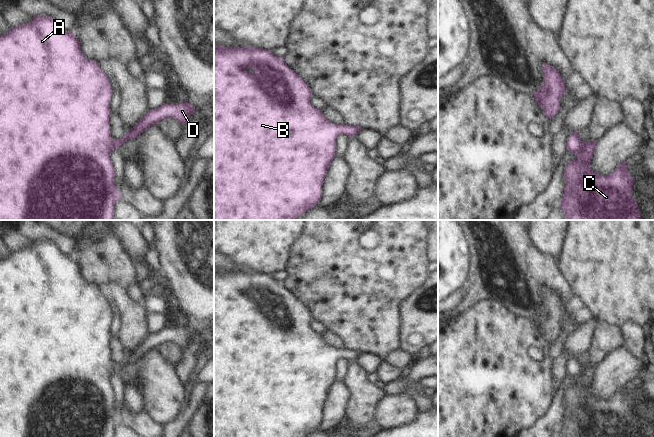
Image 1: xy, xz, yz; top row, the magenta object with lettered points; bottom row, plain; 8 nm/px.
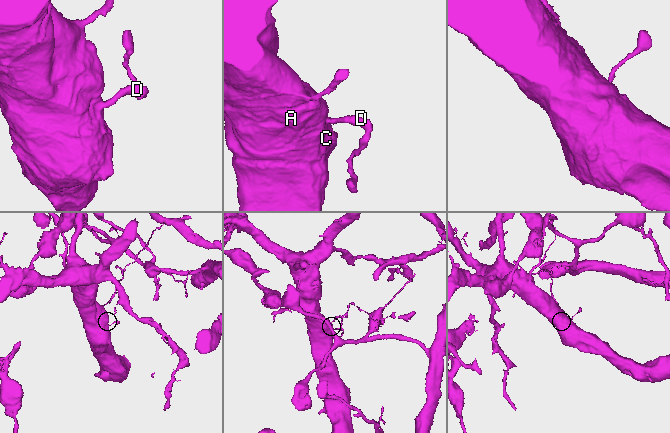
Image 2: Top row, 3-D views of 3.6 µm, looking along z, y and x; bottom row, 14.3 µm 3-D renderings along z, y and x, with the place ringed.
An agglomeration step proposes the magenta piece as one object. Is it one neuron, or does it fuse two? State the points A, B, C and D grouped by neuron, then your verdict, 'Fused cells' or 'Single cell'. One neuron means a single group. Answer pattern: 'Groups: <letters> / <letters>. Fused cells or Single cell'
Groups: A B C D. Single cell.

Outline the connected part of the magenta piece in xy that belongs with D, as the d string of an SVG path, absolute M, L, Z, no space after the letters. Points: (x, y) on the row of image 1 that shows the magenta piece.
M36 15L31 22L10 27L6 34L0 35L0 220L113 220L114 206L121 195L114 184L115 172L110 160L112 150L118 149L127 140L135 139L162 119L173 118L184 125L195 110L188 102L173 105L164 103L156 109L150 109L121 139L112 139L109 124L111 96L110 79L100 69L98 62L88 59L82 53L74 33L61 29L54 18Z

